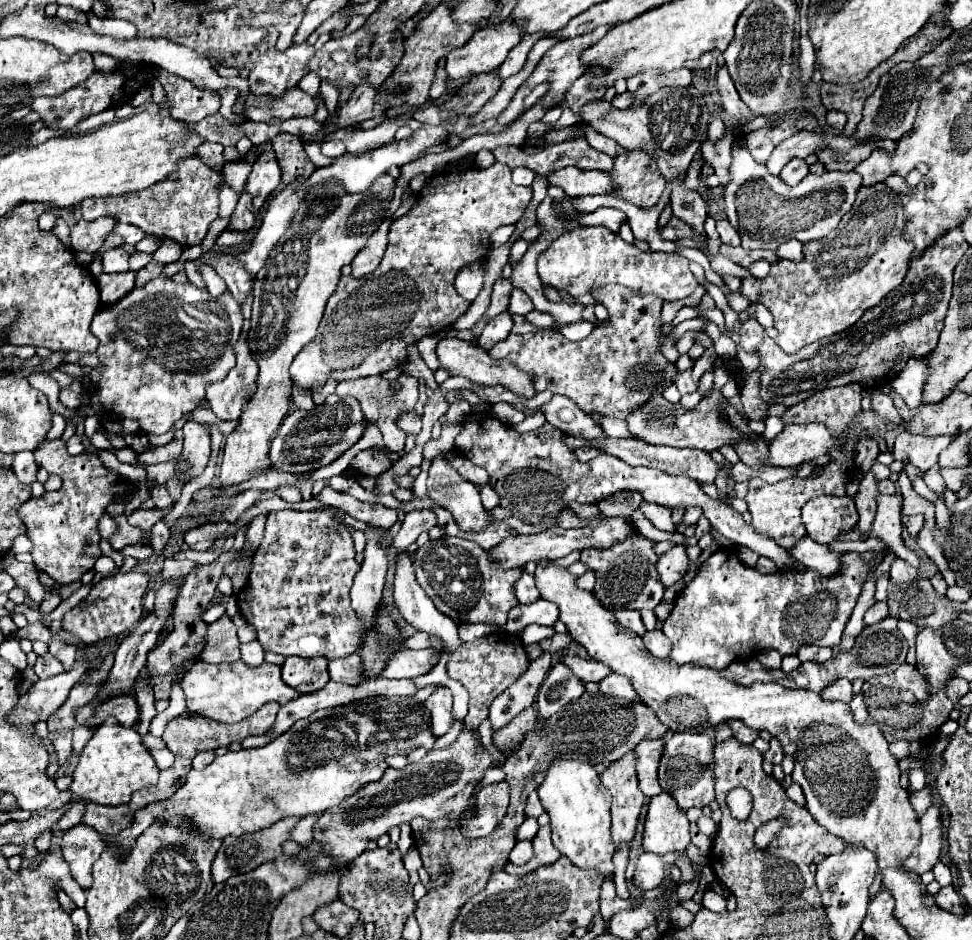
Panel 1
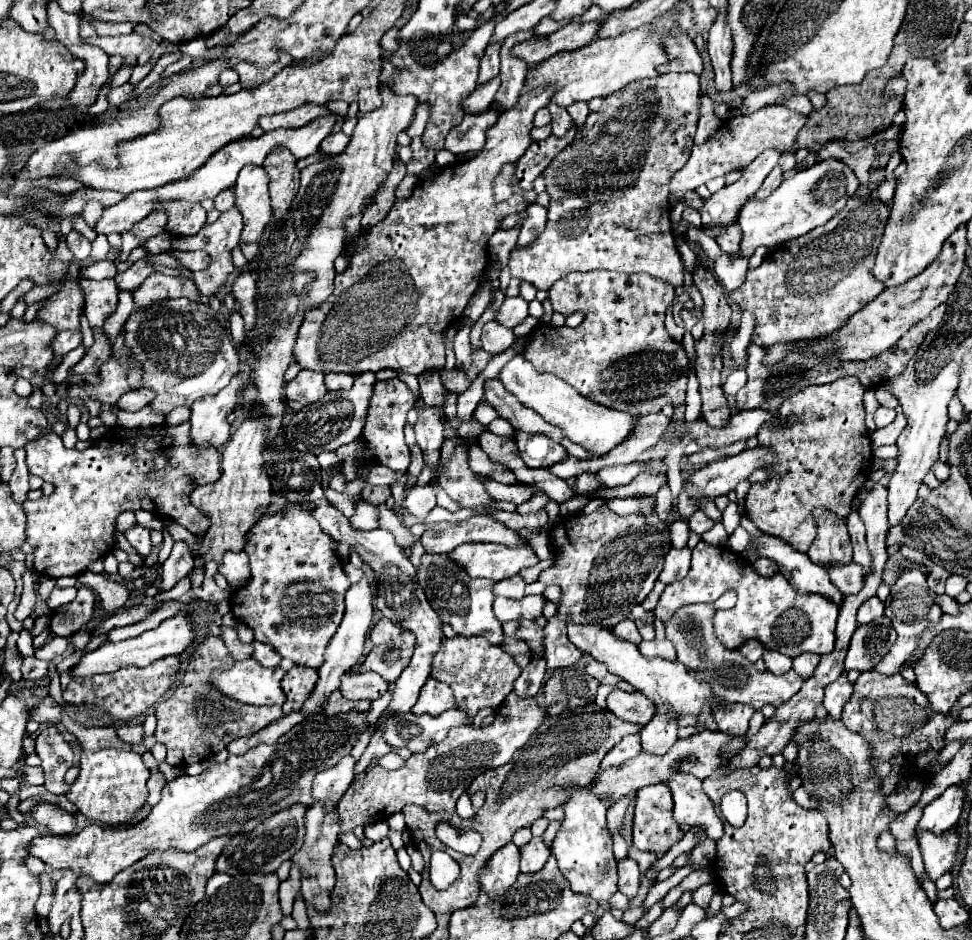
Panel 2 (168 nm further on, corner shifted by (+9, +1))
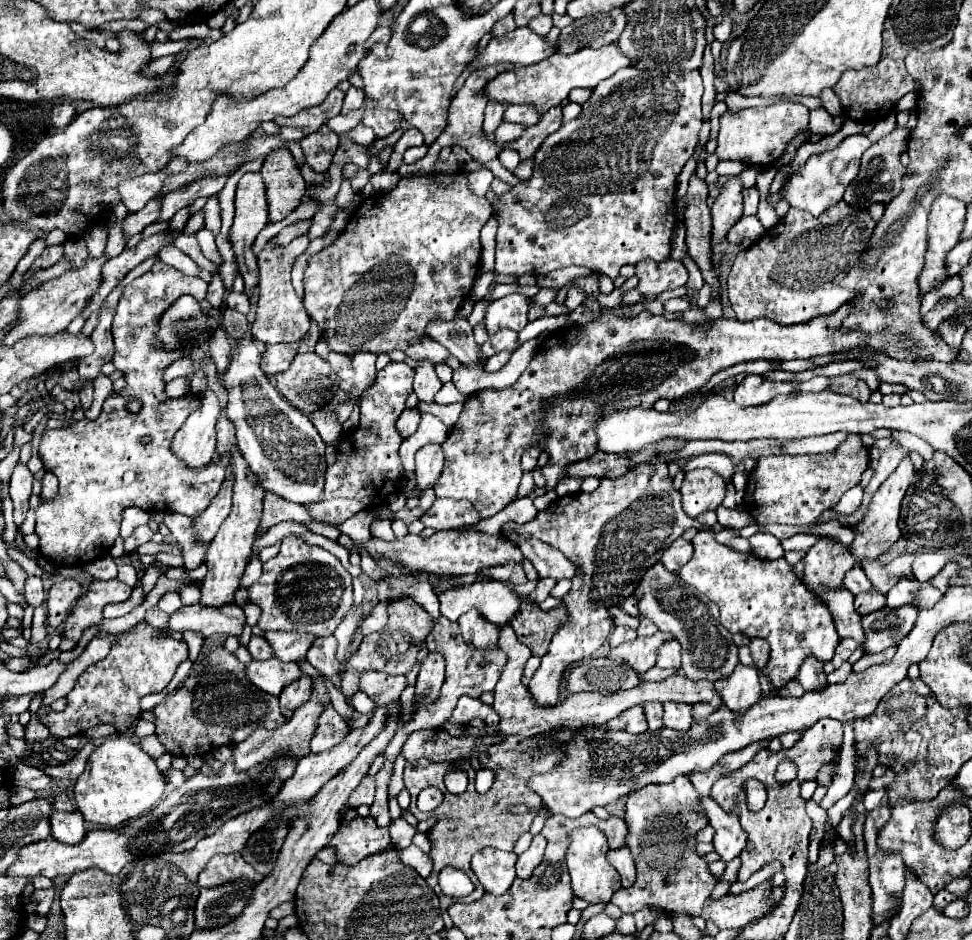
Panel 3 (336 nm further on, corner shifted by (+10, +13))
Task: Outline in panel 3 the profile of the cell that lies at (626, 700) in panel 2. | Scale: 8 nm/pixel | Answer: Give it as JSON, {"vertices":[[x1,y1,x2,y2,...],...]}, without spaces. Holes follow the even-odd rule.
{"vertices":[[645,702,643,704,643,712,649,724,649,730,659,730,661,728,661,714,663,714,663,706,659,702]]}

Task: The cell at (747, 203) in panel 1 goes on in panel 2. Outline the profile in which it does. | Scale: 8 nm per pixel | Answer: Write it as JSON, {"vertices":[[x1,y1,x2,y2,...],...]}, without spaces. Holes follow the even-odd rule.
{"vertices":[[826,158,816,162,804,172,796,172,792,178,784,180,778,190,774,190,766,200,748,200,738,216,738,226,744,232,740,254,733,257,722,254,714,261,713,271,716,278,722,282,726,292,736,290,746,280,748,272,748,258,754,254,758,246,778,246,786,240,804,236,806,232,824,226,838,210,842,210,848,198,858,190,858,178,854,176,852,168,836,158]]}

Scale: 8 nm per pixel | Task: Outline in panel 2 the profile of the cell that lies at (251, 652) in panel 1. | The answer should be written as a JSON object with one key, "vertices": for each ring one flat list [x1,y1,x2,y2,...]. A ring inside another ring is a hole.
{"vertices":[[258,642,258,644,254,644,254,648,256,648,254,658,256,658,262,666,268,666,268,668,278,668,278,666,280,666,282,656,278,656,270,644]]}

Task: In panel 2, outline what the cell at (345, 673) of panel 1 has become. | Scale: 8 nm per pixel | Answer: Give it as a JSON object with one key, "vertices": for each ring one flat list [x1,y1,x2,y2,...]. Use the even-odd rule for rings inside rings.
{"vertices":[[350,672,342,678,340,692,348,700,370,700,372,702,388,692,388,682,374,672,366,672,366,674]]}

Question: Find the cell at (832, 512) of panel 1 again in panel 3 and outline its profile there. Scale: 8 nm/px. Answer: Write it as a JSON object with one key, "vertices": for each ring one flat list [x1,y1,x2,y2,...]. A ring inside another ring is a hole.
{"vertices":[[823,536,805,554,805,584,811,592,817,586,843,586,845,572,855,564,851,548]]}

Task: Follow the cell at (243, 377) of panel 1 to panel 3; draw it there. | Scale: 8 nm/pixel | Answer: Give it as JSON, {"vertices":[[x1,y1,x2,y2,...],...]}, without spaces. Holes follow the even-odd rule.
{"vertices":[[213,390,201,394,201,406,187,418,173,438,173,452,193,468,205,466,213,460,217,446,217,418,223,414,219,398]]}

